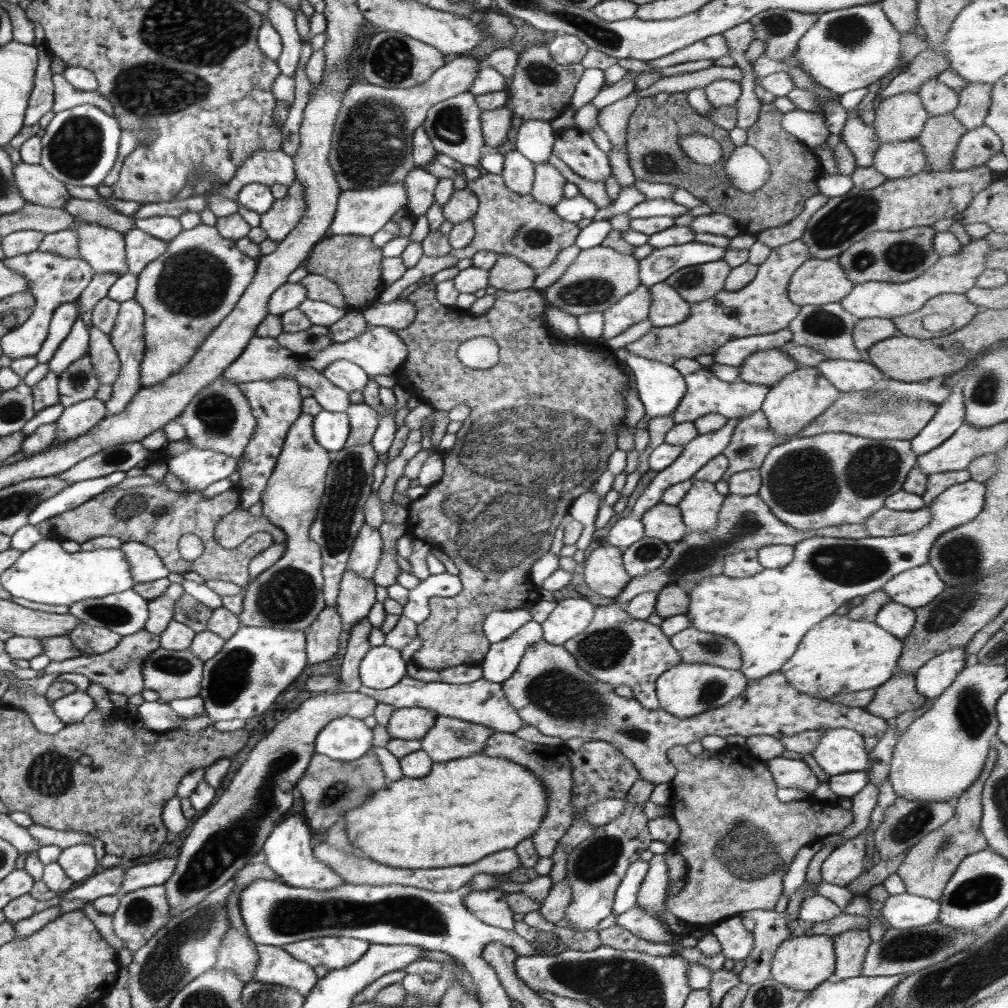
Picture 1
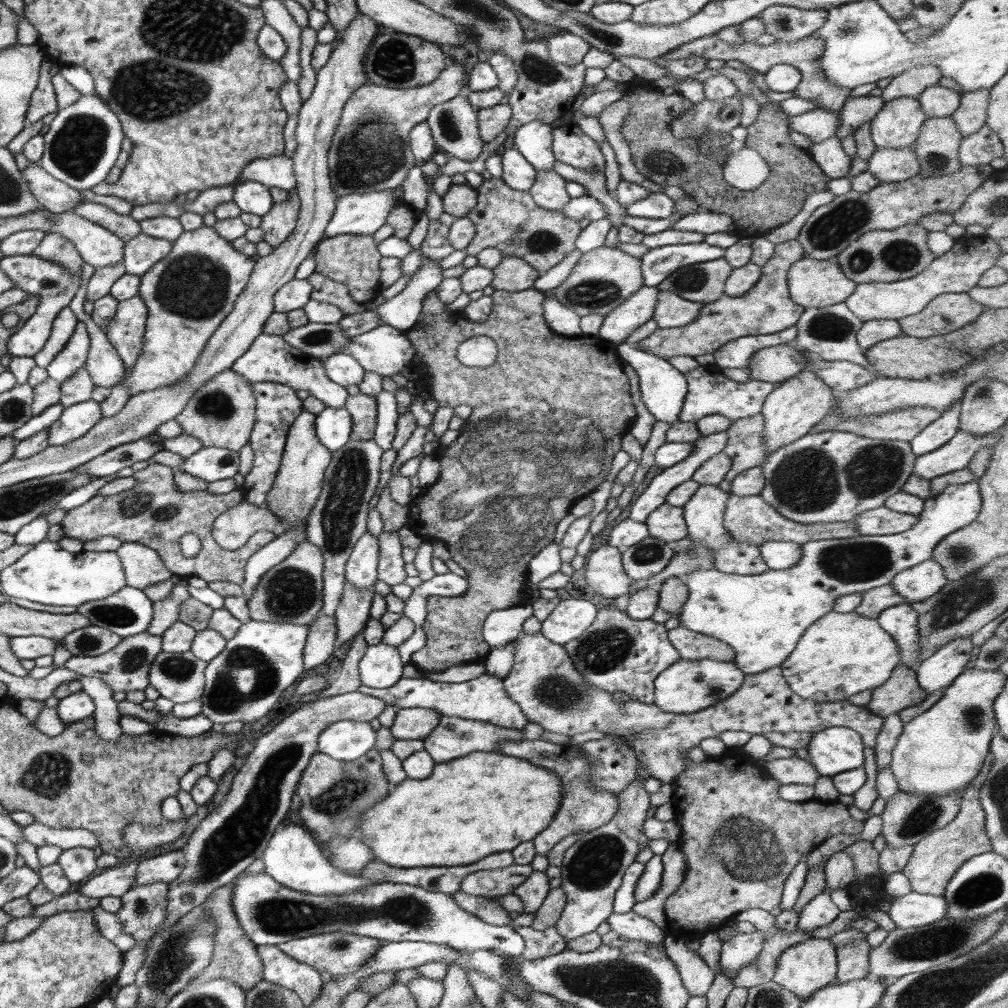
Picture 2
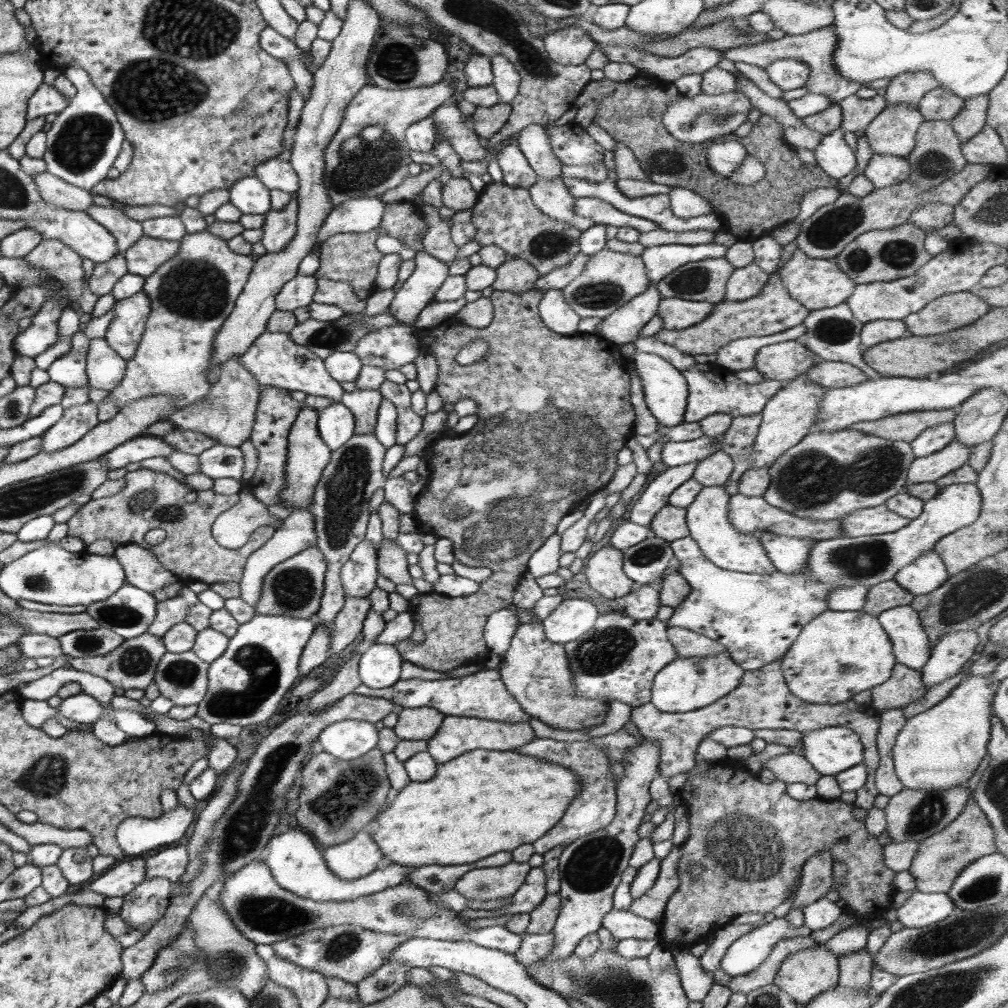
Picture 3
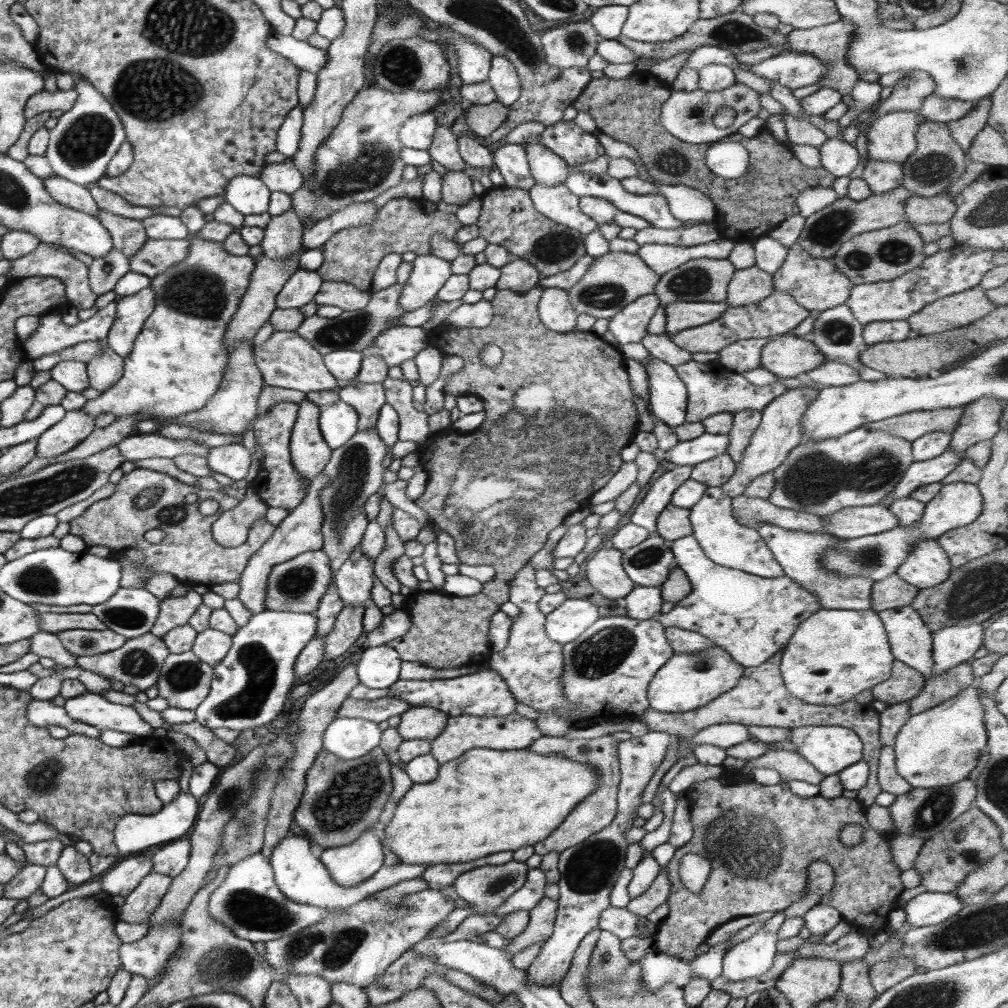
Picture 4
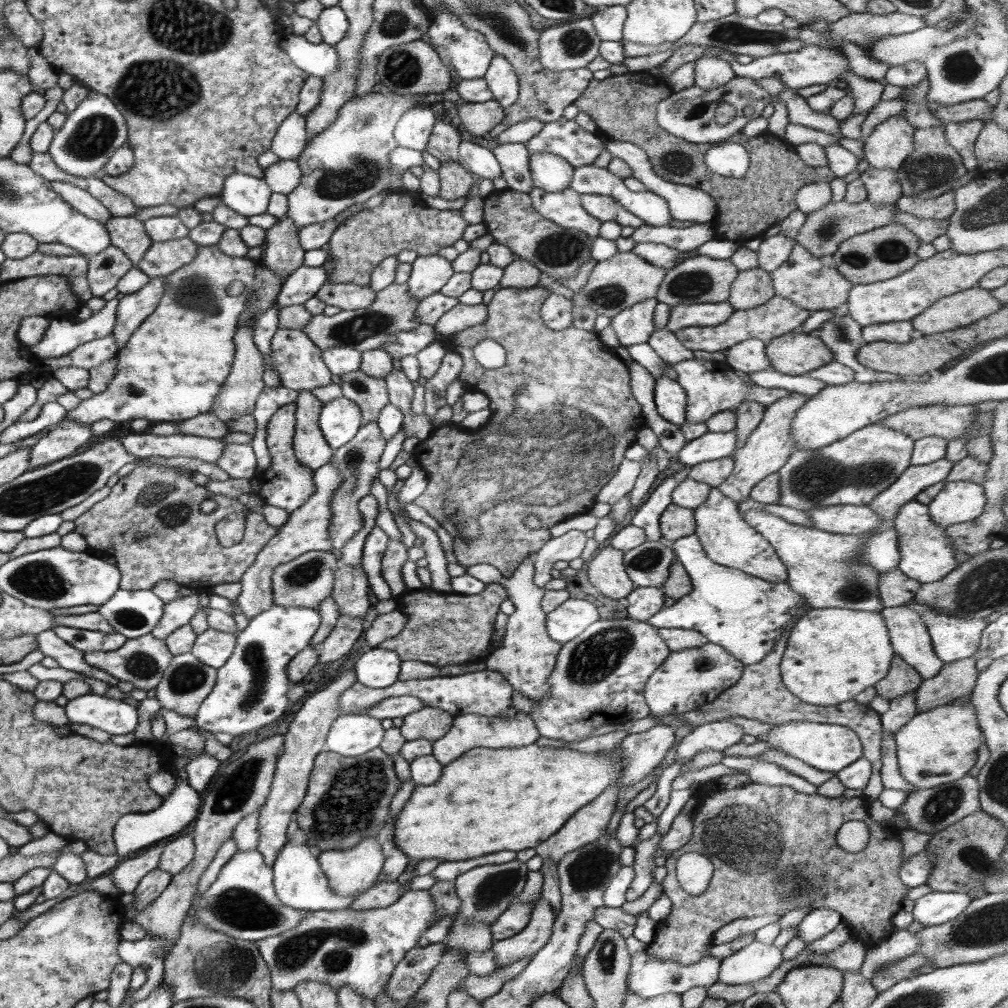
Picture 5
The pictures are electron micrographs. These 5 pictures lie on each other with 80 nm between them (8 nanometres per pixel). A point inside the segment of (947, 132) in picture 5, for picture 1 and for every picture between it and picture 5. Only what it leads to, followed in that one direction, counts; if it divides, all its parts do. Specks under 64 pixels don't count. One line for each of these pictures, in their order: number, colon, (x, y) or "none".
1: (974, 102)
2: (971, 115)
3: (970, 120)
4: (963, 131)

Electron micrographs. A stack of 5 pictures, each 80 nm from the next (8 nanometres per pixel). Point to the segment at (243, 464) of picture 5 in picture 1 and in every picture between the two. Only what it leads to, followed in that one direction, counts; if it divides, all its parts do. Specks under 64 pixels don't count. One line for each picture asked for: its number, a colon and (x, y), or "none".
1: (197, 469)
2: (212, 463)
3: (219, 461)
4: (233, 460)

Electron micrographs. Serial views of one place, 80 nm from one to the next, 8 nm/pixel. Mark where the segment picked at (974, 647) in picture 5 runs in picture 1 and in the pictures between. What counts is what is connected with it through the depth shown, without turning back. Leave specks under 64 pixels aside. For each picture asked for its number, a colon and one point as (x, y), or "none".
1: (939, 673)
2: (938, 671)
3: (947, 659)
4: (952, 645)

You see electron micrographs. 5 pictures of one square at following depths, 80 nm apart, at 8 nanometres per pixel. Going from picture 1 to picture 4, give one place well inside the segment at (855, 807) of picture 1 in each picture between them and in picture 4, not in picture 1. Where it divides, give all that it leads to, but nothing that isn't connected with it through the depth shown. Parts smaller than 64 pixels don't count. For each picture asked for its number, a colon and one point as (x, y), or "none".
2: (543, 681)
3: (535, 671)
4: (531, 665)

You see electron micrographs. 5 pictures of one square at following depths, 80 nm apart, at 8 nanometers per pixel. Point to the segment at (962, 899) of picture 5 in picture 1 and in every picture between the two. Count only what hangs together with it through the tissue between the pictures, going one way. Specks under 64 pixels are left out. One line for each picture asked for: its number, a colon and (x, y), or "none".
1: (904, 911)
2: (912, 910)
3: (920, 909)
4: (929, 908)

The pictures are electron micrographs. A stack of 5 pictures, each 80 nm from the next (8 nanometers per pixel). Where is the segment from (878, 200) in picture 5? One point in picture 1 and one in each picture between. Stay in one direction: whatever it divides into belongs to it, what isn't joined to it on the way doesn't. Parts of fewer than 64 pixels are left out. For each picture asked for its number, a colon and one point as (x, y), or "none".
1: (894, 160)
2: (888, 165)
3: (883, 170)
4: (882, 177)

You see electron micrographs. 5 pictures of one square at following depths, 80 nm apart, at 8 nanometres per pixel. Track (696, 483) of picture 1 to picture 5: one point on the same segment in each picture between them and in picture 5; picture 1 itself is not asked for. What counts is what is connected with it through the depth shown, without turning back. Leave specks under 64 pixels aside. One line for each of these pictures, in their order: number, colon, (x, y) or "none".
2: (703, 513)
3: (728, 548)
4: (725, 541)
5: (726, 537)

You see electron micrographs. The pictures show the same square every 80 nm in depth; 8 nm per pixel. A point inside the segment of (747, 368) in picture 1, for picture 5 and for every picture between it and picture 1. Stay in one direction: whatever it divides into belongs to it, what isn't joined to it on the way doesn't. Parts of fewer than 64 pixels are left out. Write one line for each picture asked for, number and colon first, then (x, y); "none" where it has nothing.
2: (774, 364)
3: (784, 361)
4: (786, 356)
5: (794, 353)

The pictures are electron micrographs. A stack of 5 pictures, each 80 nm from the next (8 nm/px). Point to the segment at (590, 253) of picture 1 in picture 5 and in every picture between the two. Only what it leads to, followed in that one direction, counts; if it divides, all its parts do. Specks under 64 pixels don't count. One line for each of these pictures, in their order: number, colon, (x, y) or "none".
2: (604, 278)
3: (610, 279)
4: (614, 280)
5: (616, 284)

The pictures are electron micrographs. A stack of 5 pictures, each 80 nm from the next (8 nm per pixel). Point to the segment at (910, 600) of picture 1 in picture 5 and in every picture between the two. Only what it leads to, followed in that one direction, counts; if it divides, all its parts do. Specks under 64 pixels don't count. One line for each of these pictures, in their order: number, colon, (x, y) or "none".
2: (917, 583)
3: (928, 572)
4: (927, 565)
5: (926, 554)

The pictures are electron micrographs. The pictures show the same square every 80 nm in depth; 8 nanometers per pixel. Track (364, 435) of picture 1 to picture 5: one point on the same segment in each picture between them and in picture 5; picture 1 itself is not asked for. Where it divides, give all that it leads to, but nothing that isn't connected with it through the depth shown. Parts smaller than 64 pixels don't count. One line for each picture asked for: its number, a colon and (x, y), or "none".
2: (363, 409)
3: (364, 404)
4: (367, 399)
5: (370, 394)

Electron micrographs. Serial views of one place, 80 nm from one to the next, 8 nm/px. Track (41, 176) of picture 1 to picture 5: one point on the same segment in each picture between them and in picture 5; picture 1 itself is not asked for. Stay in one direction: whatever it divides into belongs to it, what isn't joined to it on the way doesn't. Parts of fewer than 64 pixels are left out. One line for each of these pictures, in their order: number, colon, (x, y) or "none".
2: (56, 196)
3: (56, 192)
4: (64, 192)
5: (77, 198)

